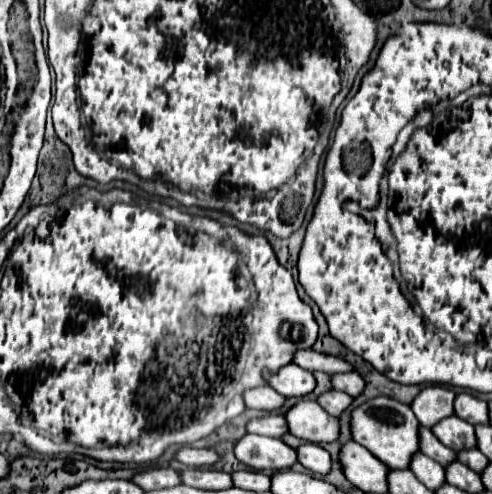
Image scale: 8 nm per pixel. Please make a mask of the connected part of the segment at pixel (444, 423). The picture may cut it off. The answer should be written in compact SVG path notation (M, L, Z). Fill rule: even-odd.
M450 416L440 420L438 424L432 426L434 436L448 448L452 450L462 450L462 448L474 448L474 426L460 420L458 416Z

